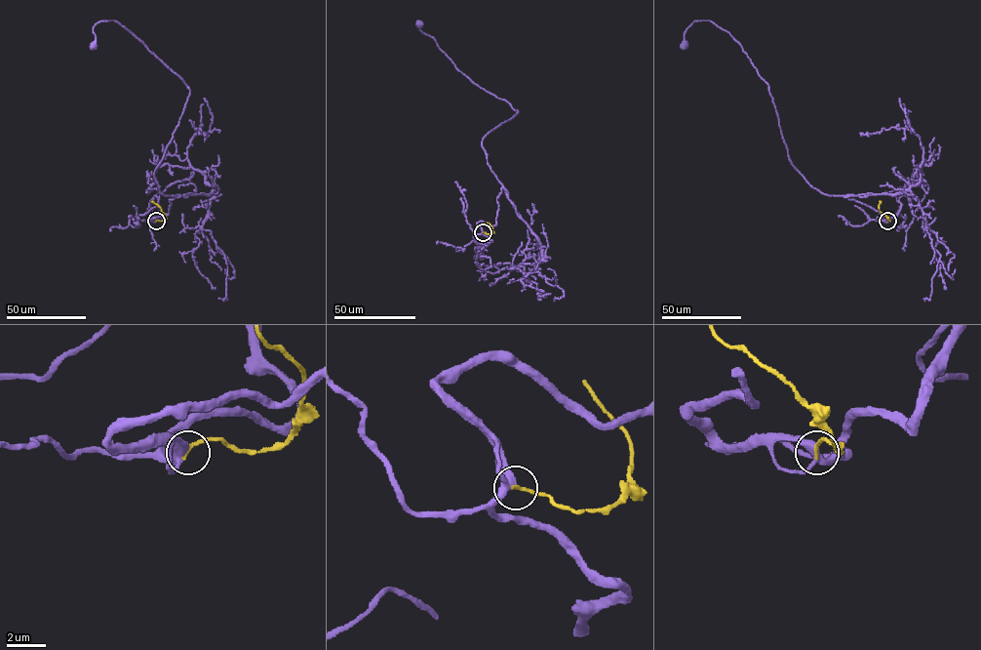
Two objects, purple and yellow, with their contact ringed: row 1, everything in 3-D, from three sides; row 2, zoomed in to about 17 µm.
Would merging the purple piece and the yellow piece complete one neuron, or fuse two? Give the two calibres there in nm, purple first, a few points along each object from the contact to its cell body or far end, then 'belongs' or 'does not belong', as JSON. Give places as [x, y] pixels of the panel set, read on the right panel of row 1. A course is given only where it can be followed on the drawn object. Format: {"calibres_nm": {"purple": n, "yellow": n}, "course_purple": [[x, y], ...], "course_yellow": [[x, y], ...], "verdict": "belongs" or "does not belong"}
{"calibres_nm": {"purple": 360, "yellow": 200}, "course_purple": [[887, 221], [845, 196], [822, 193], [799, 172], [768, 85], [728, 32], [695, 20], [684, 45]], "course_yellow": [[887, 221], [880, 211], [881, 200]], "verdict": "belongs"}

